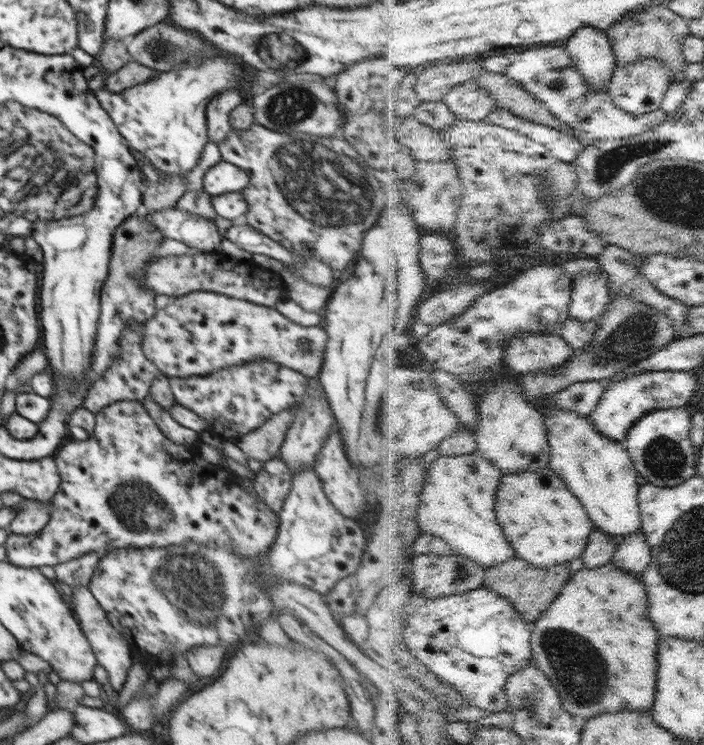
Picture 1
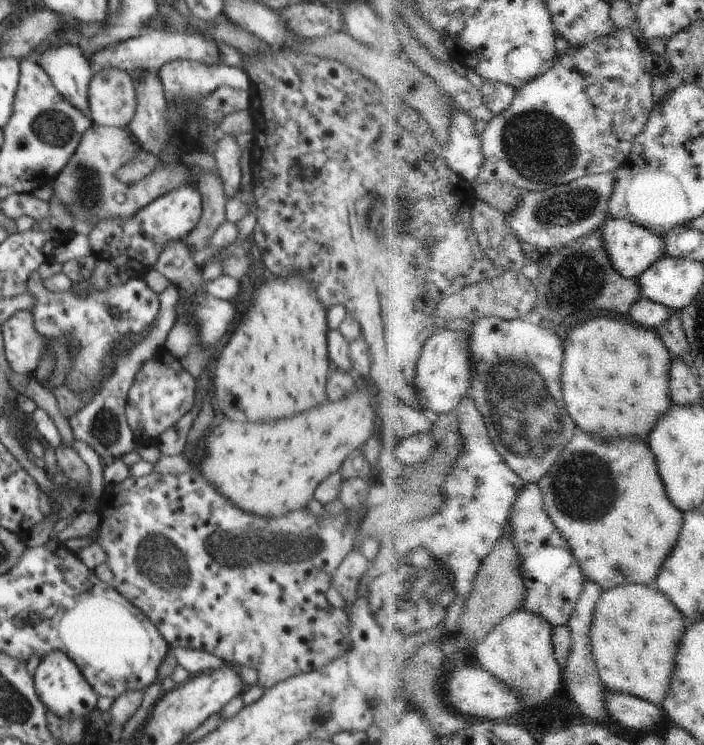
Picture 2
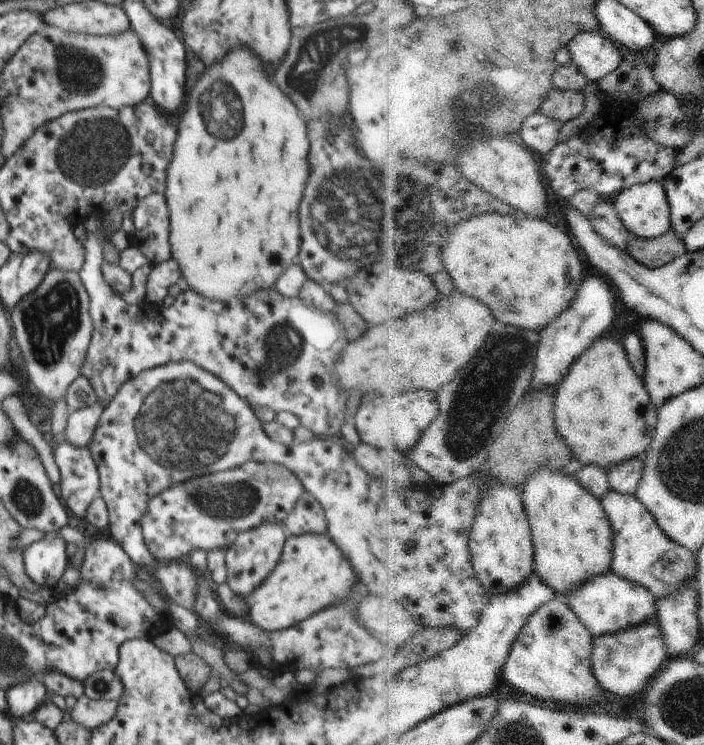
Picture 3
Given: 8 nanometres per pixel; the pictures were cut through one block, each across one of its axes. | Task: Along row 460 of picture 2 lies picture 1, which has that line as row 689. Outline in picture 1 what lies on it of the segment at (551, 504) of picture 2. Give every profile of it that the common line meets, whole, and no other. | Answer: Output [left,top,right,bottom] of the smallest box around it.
[534,561,662,718]

